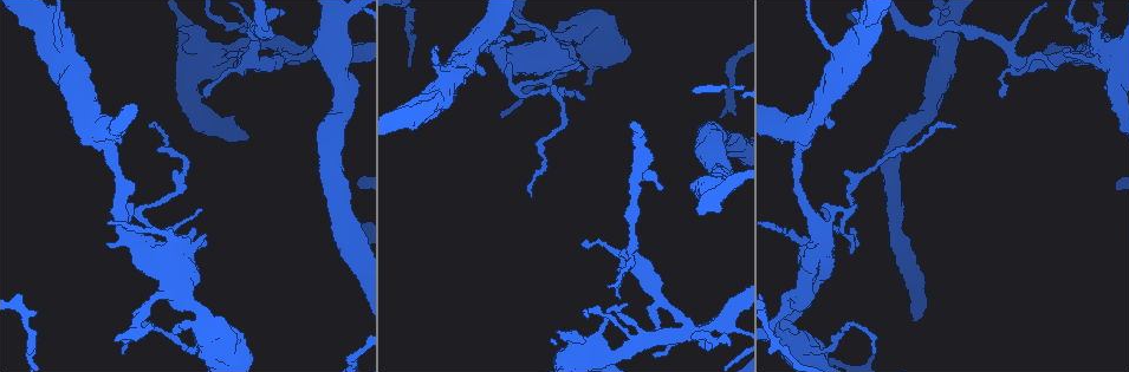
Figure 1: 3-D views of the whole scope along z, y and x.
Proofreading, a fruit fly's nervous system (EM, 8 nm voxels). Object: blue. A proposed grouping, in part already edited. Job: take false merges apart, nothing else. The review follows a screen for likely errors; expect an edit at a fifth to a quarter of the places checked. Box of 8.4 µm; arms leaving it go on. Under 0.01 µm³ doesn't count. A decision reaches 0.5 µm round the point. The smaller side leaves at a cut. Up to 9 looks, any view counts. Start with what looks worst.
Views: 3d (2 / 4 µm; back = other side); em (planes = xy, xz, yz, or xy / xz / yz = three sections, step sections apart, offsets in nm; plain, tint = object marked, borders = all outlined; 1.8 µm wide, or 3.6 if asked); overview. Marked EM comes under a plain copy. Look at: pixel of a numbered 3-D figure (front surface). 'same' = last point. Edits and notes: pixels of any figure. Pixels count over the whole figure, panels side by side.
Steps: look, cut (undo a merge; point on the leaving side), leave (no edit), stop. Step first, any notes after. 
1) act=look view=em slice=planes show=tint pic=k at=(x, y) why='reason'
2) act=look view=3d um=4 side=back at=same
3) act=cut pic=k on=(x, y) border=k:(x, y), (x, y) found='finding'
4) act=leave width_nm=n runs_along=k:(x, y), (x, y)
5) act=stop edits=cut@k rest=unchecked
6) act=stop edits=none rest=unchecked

act=look view=em slice=yz step=8 show=tint pic=1 at=(688, 334) why='abrupt turn'

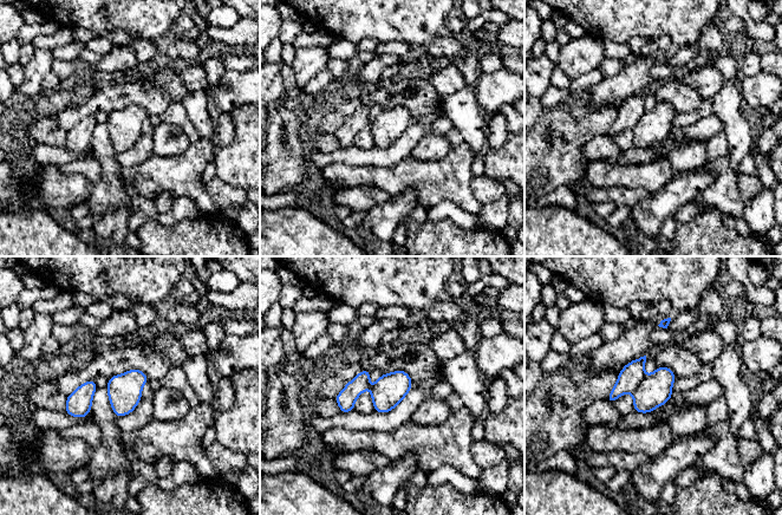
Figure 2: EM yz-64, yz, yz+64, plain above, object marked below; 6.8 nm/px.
act=look view=em slice=planes show=tint at=same why='another direction'

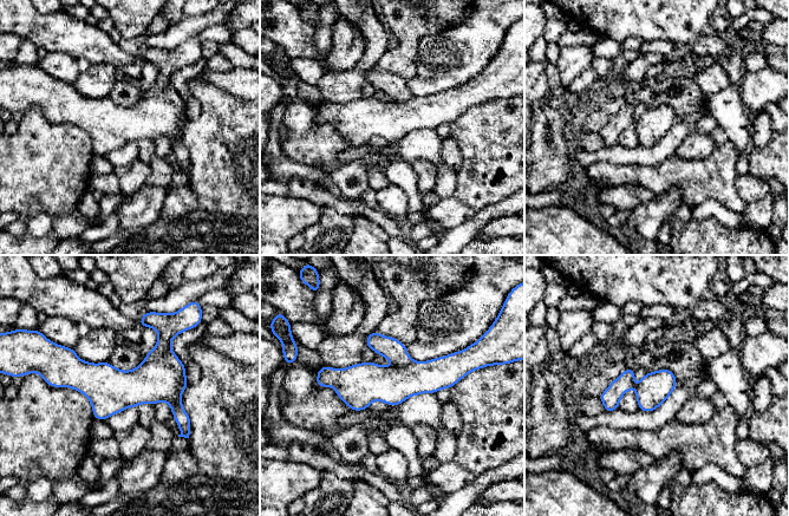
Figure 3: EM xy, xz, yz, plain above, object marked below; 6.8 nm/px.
act=cut pic=3 on=(391, 348) border=3:(413, 361), (406, 365), (393, 365) found='a second neuron is stuck on'

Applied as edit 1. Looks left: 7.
act=look view=overview

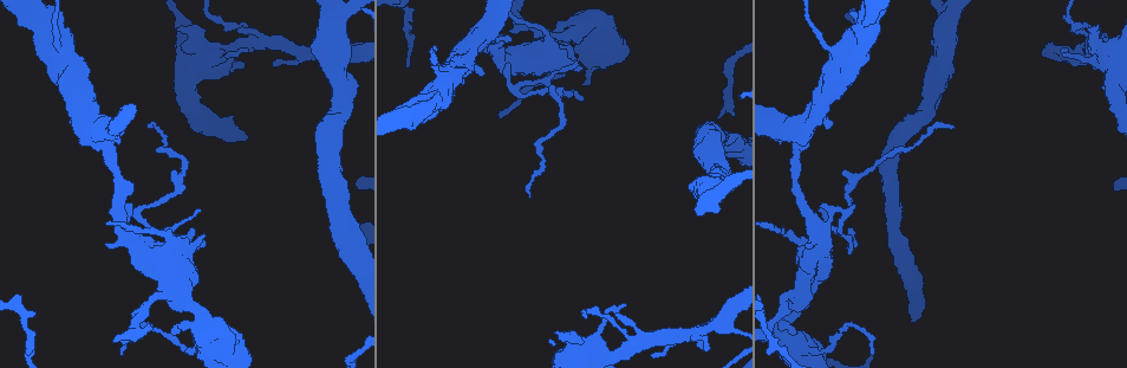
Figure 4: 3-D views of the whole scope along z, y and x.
act=look view=3d um=4 pic=4 at=(803, 296) why='a narrow waist'

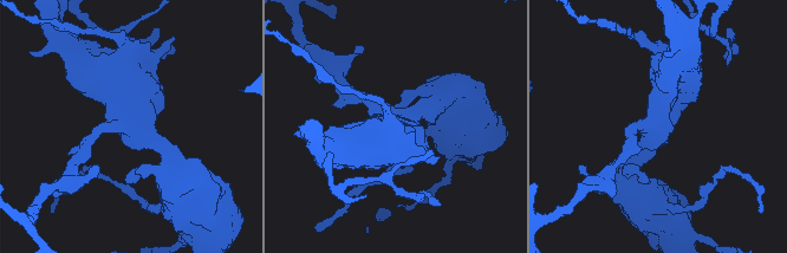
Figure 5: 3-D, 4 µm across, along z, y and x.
act=look view=em slice=planes show=tint pic=5 at=(657, 130) arms=4 why='need the tissue'

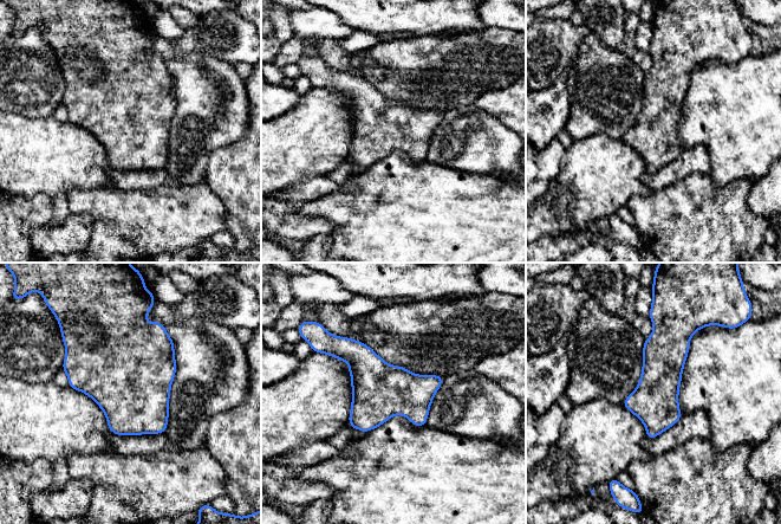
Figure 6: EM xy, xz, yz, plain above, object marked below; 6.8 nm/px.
act=leave found='one neuron here'

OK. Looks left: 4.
act=look view=em slice=planes show=borders pic=4 at=(843, 213) why='a narrow waist'

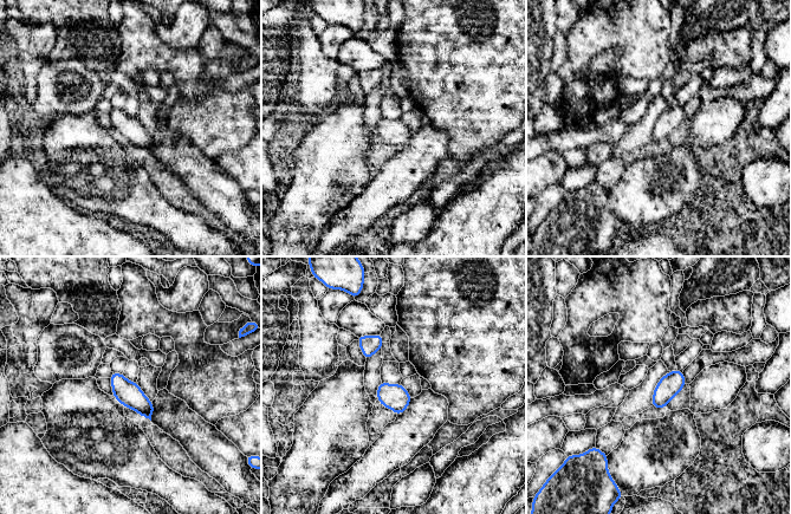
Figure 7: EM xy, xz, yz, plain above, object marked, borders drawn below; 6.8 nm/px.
act=leave found='one neuron here'

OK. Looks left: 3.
act=stop edits=cut@3 rest=unchecked

